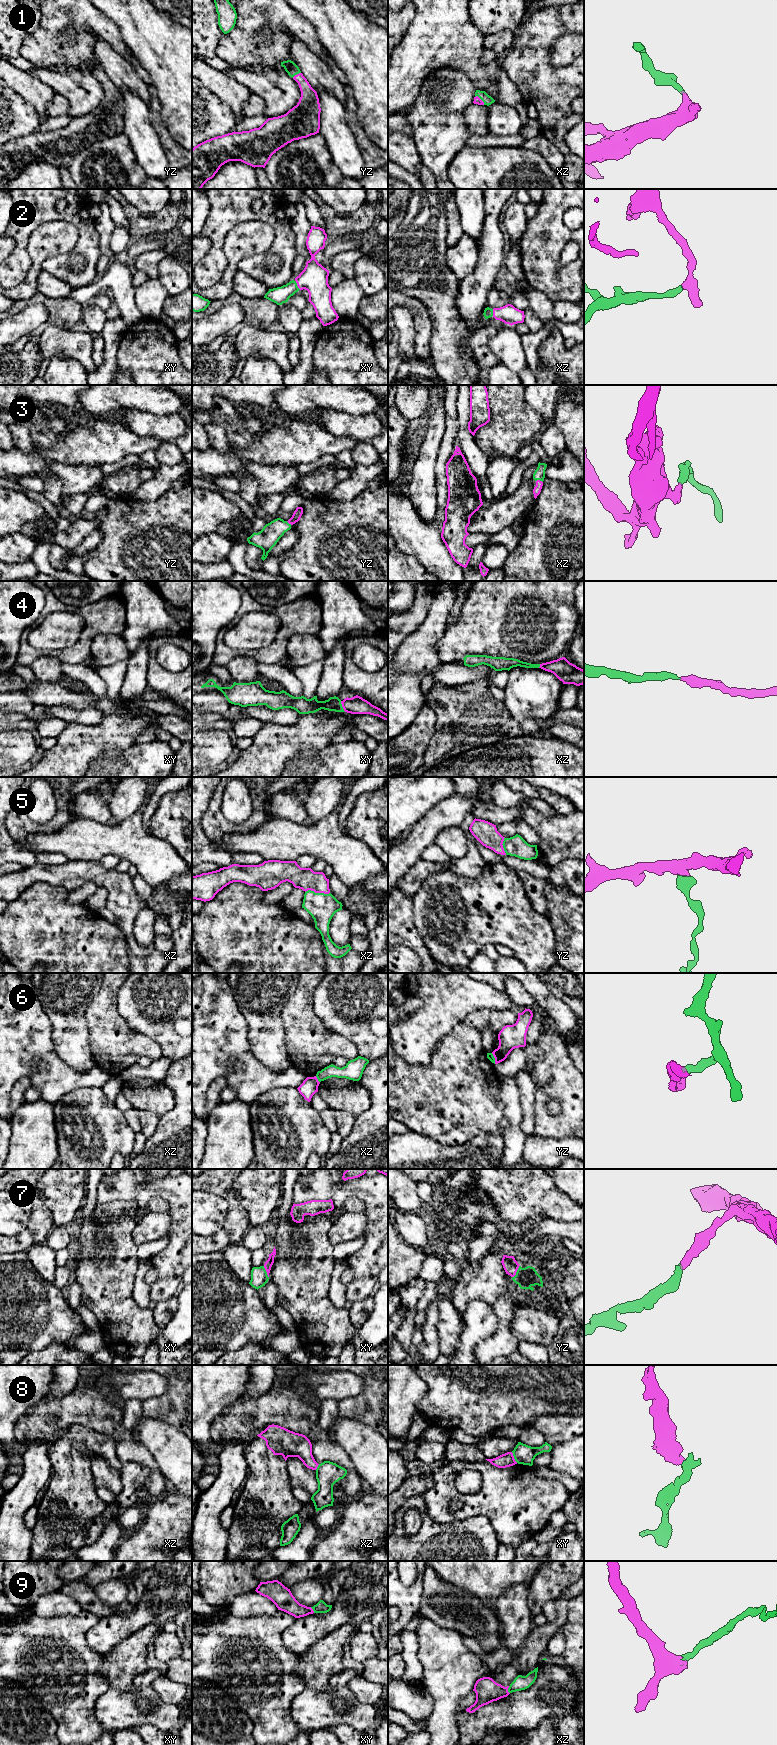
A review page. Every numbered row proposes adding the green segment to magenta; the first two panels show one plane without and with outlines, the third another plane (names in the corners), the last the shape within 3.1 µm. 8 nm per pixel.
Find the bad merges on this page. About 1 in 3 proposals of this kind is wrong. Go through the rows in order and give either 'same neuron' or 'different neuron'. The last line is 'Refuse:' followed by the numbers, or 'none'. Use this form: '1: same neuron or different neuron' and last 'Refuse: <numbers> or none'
1: same neuron
2: same neuron
3: same neuron
4: same neuron
5: same neuron
6: different neuron
7: same neuron
8: different neuron
9: same neuron
Refuse: 6, 8

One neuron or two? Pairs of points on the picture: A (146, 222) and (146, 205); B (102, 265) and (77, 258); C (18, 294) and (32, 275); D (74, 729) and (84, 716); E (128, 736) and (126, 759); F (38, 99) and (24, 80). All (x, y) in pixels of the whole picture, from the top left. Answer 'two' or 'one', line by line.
A: two
B: two
C: one
D: two
E: two
F: one

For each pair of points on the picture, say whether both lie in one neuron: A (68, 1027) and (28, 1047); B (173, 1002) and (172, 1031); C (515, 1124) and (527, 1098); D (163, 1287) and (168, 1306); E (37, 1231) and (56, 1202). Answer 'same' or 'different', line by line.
A: different
B: same
C: different
D: different
E: different

